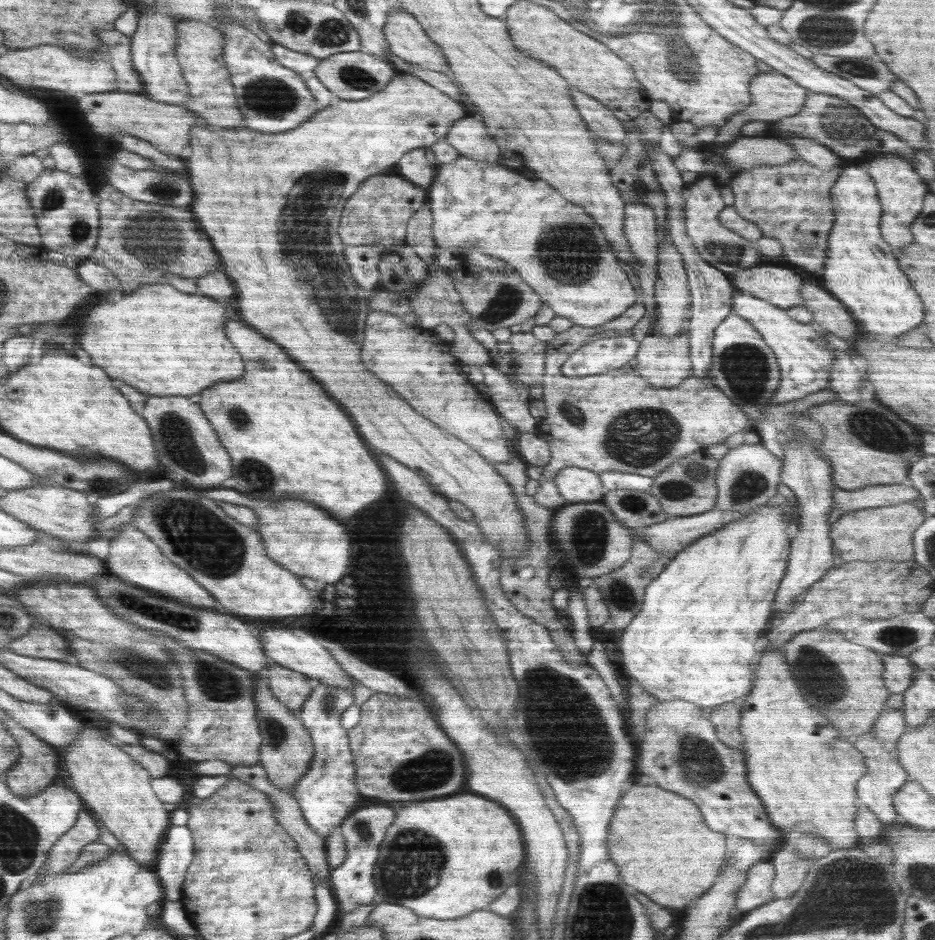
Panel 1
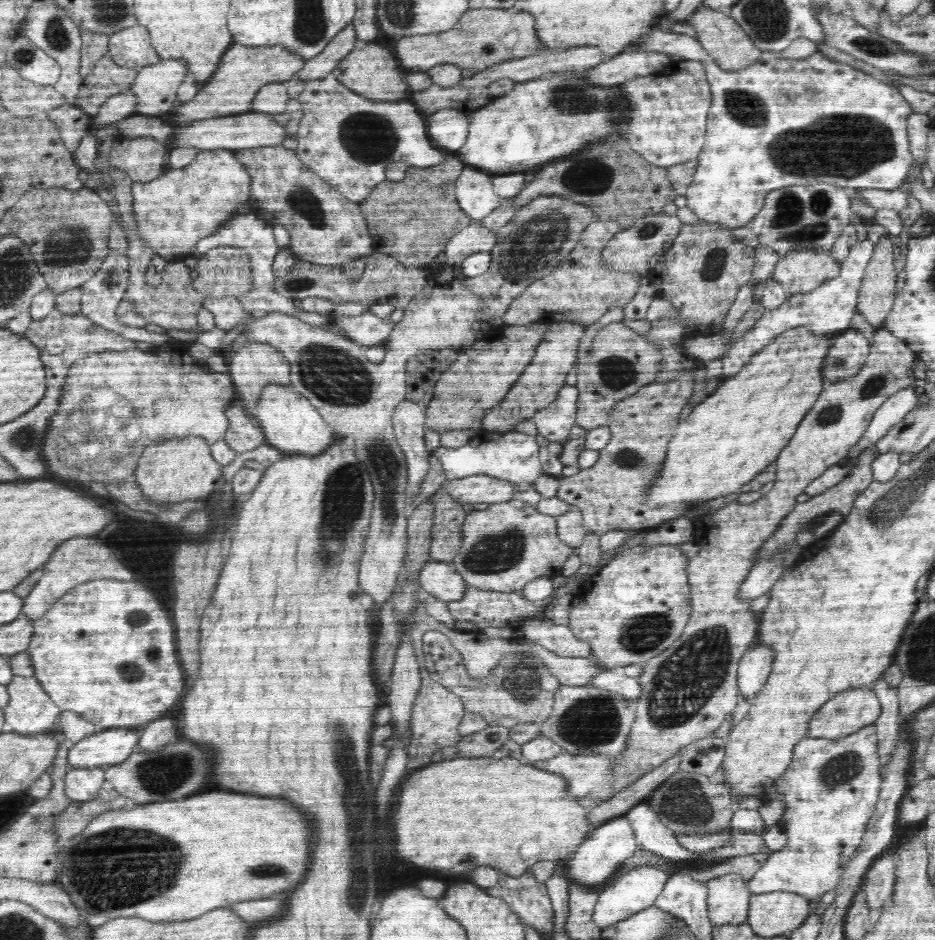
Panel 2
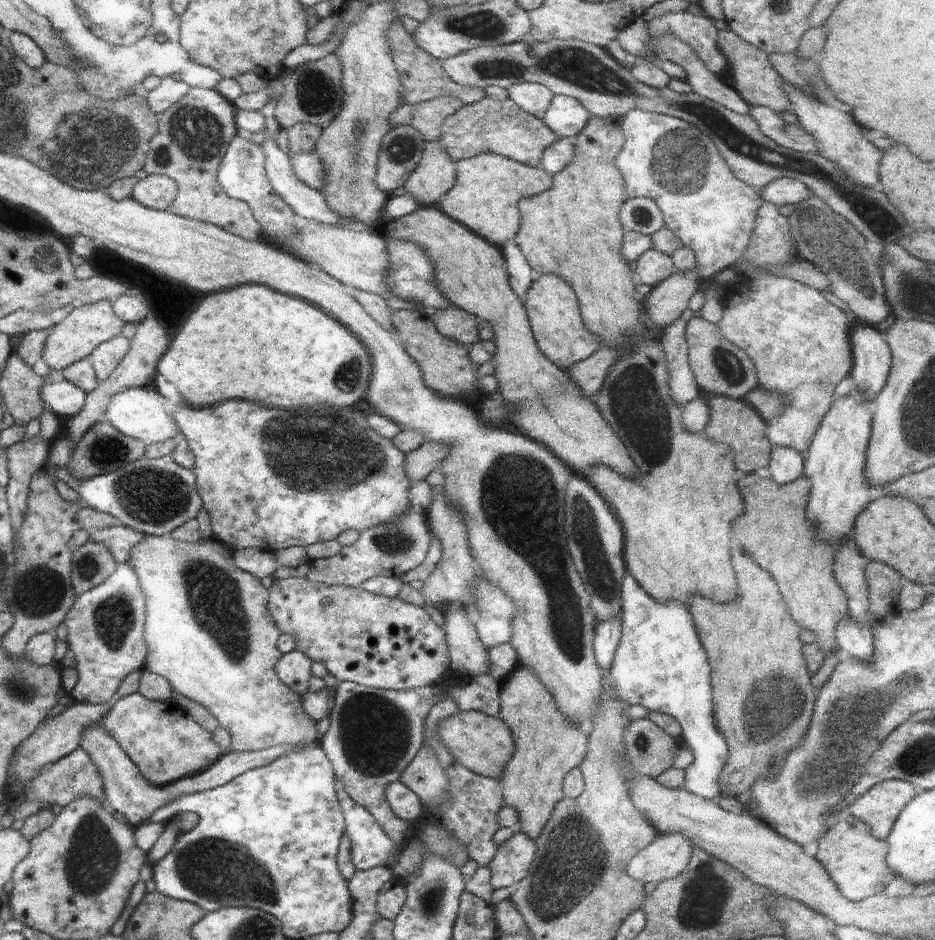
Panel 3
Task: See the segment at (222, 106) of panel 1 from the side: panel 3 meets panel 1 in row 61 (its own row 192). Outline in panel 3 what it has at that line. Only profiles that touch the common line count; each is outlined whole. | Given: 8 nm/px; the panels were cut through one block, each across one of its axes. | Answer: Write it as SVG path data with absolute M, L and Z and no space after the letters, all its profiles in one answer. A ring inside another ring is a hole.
M190 87L186 96L162 113L158 134L150 143L150 152L146 156L143 175L164 175L177 184L178 194L167 208L172 214L208 222L230 234L256 241L261 224L249 210L248 203L228 196L217 178L220 161L238 130L235 109L234 104L216 89Z

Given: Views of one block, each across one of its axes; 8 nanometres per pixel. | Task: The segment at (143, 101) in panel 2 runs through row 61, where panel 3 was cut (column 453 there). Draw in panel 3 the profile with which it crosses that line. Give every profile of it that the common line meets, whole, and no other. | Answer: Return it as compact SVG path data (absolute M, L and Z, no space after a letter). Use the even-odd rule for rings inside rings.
M438 140L426 141L420 161L404 182L405 194L409 195L419 205L418 207L438 208L448 190L454 185L455 162L445 154Z

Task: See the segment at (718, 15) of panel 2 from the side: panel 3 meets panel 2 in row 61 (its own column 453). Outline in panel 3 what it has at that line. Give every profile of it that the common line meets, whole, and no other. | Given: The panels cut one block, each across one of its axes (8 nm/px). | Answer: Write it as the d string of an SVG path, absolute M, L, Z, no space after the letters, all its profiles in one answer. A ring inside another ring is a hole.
M460 711L439 722L437 738L445 745L447 752L467 770L478 775L501 778L500 770L505 769L510 752L514 752L514 744L510 742L510 730L498 718L479 711Z

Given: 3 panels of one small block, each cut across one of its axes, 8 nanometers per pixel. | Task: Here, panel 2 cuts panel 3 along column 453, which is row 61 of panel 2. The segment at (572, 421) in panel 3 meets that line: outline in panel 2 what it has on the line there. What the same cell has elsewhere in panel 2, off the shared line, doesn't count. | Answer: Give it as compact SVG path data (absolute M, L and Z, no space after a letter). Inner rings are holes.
M230 46L226 54L222 56L216 72L212 74L208 84L196 93L192 100L180 103L176 109L161 116L167 124L175 127L188 126L192 122L216 117L228 116L228 114L240 114L249 112L256 93L262 86L271 82L287 82L292 75L304 66L304 59L296 56L291 50L283 46Z

